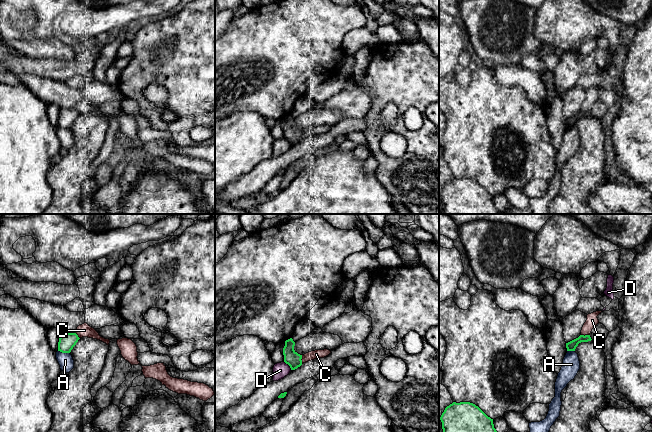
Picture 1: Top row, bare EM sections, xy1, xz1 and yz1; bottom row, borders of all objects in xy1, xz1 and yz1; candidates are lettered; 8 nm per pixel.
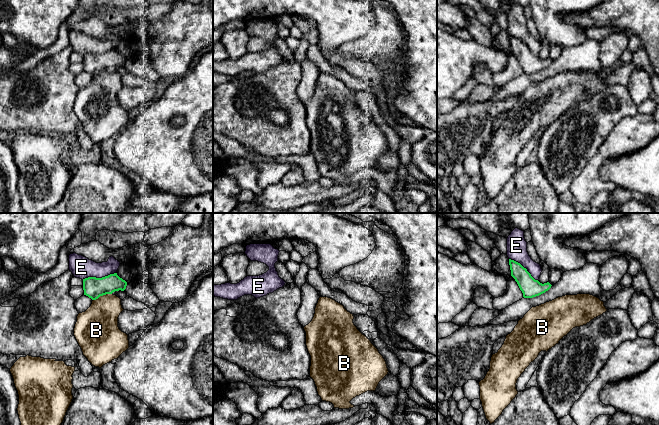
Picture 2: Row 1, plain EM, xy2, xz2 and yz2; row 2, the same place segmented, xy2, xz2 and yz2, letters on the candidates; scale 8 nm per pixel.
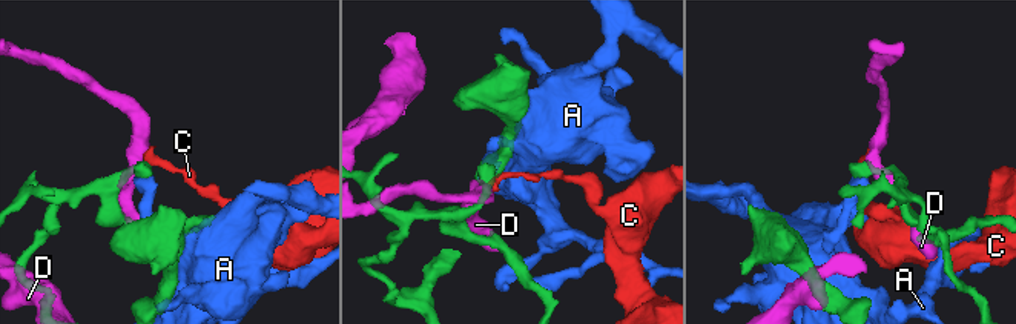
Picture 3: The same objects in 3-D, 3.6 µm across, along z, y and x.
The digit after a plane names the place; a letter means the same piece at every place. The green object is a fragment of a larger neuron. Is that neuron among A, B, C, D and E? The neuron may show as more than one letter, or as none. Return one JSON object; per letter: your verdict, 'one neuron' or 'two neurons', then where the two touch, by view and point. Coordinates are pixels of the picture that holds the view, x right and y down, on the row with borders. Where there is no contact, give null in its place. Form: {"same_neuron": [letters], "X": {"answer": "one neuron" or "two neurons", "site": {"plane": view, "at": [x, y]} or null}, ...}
{"same_neuron": ["B"], "A": {"answer": "two neurons", "site": {"plane": "xy1", "at": [64, 352]}}, "B": {"answer": "one neuron", "site": {"plane": "xy2", "at": [102, 295]}}, "C": {"answer": "two neurons", "site": {"plane": "xz1", "at": [301, 358]}}, "D": {"answer": "two neurons", "site": {"plane": "xz1", "at": [288, 364]}}, "E": {"answer": "two neurons", "site": {"plane": "xy2", "at": [98, 278]}}}

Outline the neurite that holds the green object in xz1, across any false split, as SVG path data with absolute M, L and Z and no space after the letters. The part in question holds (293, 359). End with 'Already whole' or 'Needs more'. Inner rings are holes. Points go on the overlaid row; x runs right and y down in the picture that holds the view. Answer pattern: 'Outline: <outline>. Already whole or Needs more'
Outline: M292 338L285 341L283 348L284 362L288 364L291 370L295 370L302 365L302 355L294 350L295 342Z. Already whole

